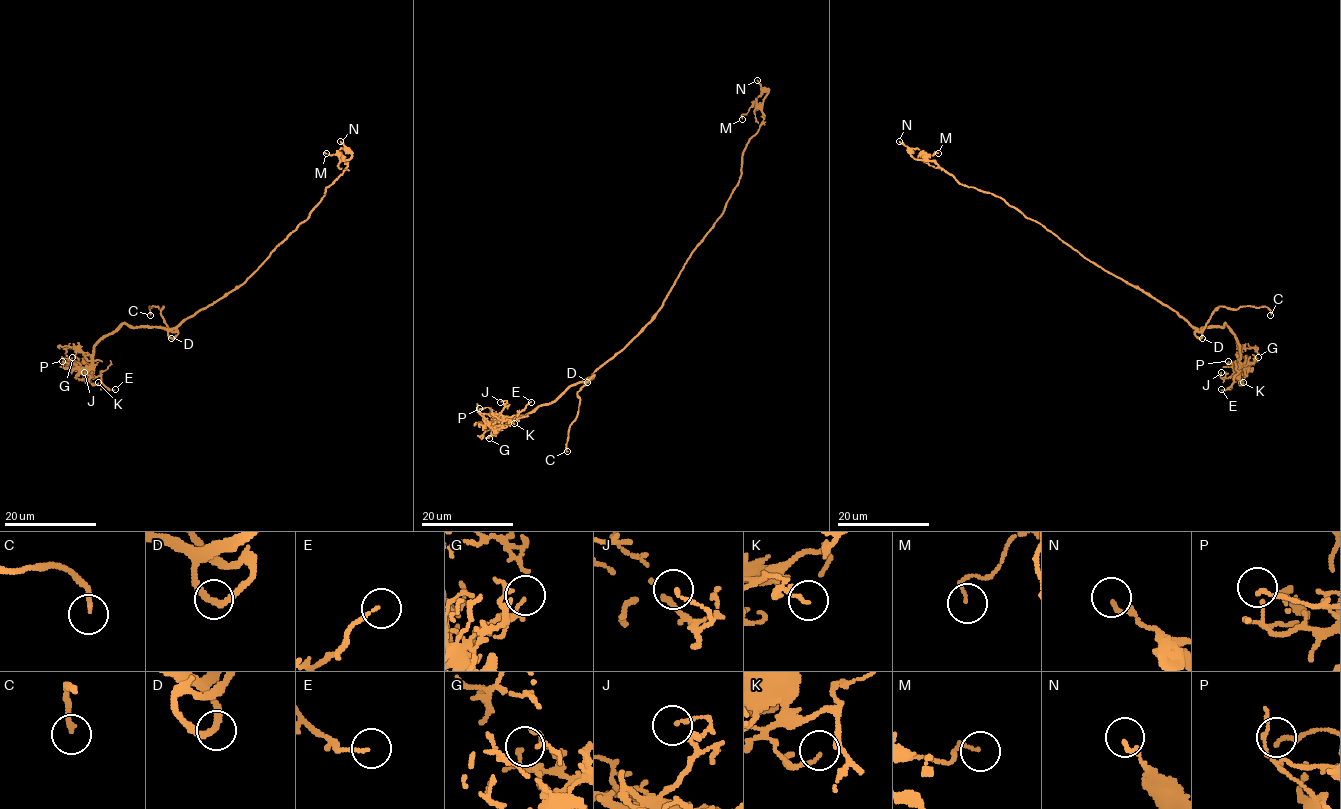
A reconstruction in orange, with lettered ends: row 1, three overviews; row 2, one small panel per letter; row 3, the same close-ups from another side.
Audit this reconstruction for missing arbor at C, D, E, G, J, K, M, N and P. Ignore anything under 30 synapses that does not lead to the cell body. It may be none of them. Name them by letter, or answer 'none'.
C

